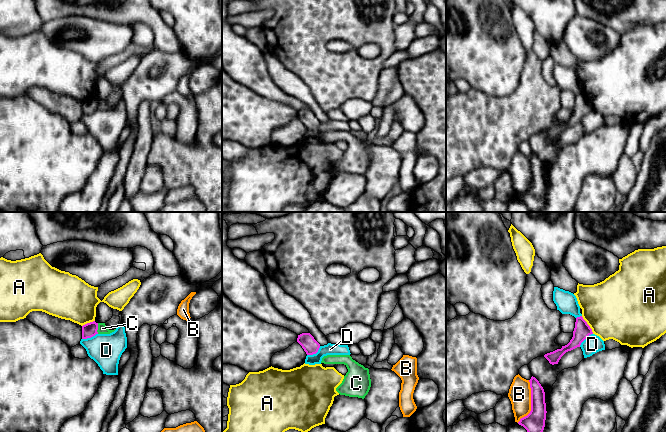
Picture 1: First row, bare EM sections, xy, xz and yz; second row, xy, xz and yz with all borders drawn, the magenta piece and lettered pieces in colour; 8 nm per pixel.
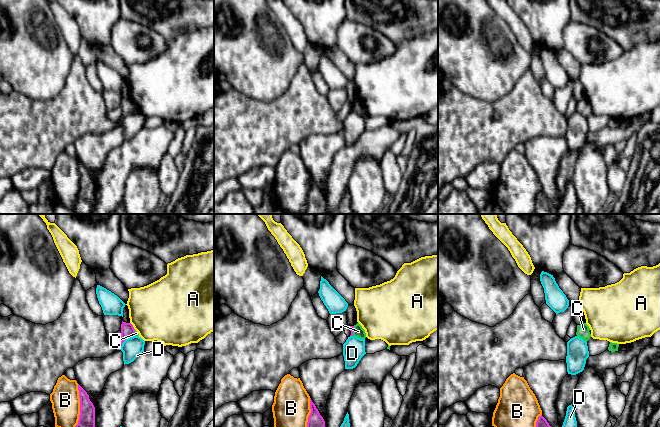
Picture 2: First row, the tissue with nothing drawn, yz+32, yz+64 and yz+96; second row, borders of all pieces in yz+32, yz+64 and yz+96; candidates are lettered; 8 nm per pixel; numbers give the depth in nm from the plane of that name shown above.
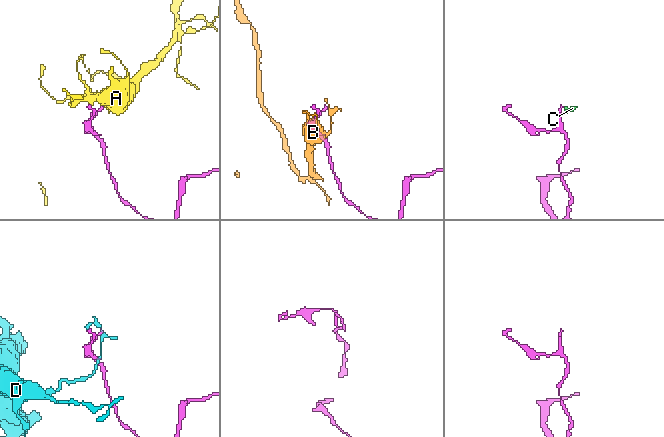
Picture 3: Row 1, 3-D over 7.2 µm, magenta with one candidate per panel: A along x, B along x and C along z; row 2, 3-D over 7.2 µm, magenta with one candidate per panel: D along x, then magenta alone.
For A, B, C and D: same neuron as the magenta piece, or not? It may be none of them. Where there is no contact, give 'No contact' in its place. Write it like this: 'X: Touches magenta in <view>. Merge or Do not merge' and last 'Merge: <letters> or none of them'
A: Touches magenta in yz. Do not merge
B: Touches magenta in yz. Do not merge
C: Touches magenta in xy. Do not merge
D: Touches magenta in xz. Do not merge
Merge: none of them

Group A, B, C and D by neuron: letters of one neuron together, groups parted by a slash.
A / B / C / D

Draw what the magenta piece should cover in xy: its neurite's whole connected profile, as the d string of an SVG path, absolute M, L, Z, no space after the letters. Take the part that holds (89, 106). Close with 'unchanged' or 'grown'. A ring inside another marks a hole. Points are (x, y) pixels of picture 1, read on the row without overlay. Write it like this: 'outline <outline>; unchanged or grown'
outline M95 97L87 99L82 102L82 115L87 115L98 110L98 99Z; unchanged

